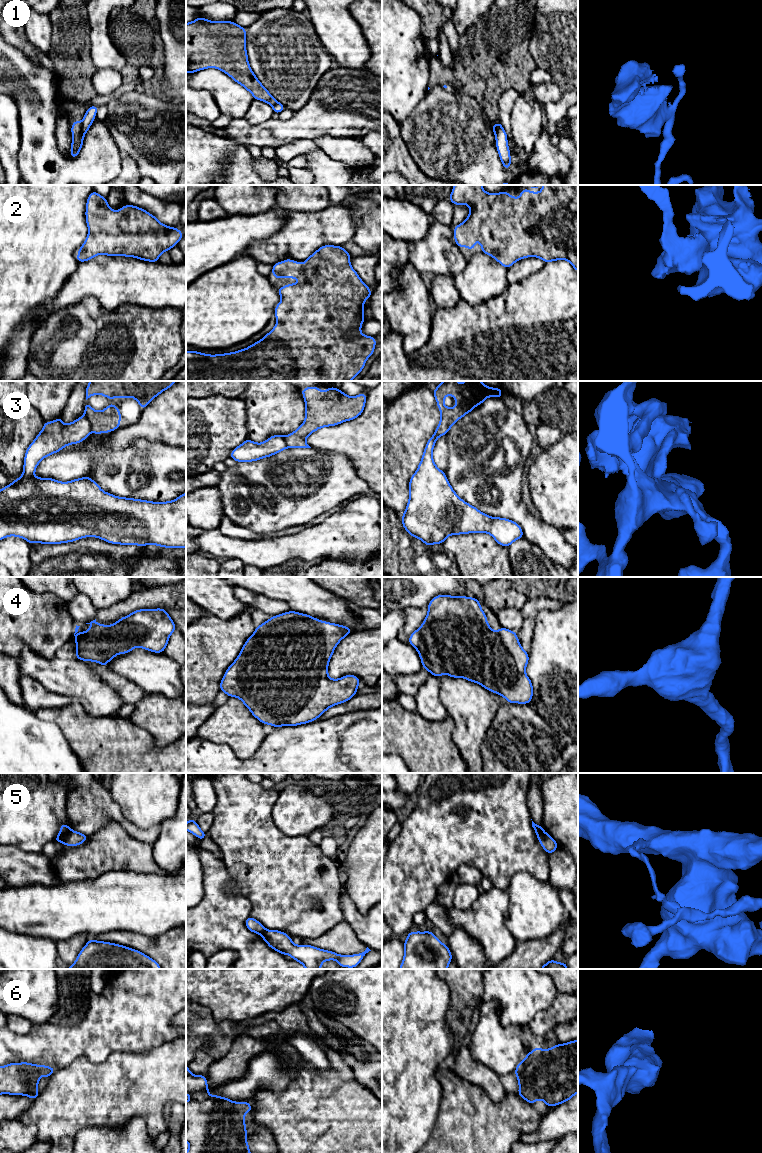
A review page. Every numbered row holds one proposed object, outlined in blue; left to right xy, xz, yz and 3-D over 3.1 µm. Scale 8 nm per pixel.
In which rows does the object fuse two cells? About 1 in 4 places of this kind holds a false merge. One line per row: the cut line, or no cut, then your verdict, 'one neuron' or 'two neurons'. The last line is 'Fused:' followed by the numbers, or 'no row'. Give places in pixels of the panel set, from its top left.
1: xy (82, 123), (80, 141), (71, 151) | two neurons
2: no cut | one neuron
3: xy (85, 413), (90, 423), (91, 431) | two neurons
4: no cut | one neuron
5: xy (70, 829), (62, 841) | two neurons
6: no cut | one neuron
Fused: 1, 3, 5

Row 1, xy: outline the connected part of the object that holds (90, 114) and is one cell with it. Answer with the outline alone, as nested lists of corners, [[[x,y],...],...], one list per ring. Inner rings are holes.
[[[90,106],[88,108],[88,110],[86,111],[84,117],[83,117],[83,121],[82,121],[82,127],[81,127],[81,134],[80,134],[80,142],[79,144],[77,145],[76,149],[71,151],[70,153],[70,157],[71,158],[75,158],[78,156],[79,152],[81,151],[81,148],[82,148],[82,145],[83,145],[83,138],[86,134],[86,132],[89,130],[90,126],[92,125],[95,117],[96,117],[96,113],[97,113],[97,110],[98,110],[98,106]]]

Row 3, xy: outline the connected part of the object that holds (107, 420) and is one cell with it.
[[[86,402],[84,410],[91,423],[91,432],[95,434],[109,433],[120,426],[121,413],[113,403],[102,411],[96,411]]]

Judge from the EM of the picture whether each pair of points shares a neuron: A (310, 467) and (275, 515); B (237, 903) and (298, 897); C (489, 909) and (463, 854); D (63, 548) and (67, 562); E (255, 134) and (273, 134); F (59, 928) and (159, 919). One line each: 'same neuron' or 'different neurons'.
A: same neuron
B: different neurons
C: different neurons
D: different neurons
E: same neuron
F: same neuron

